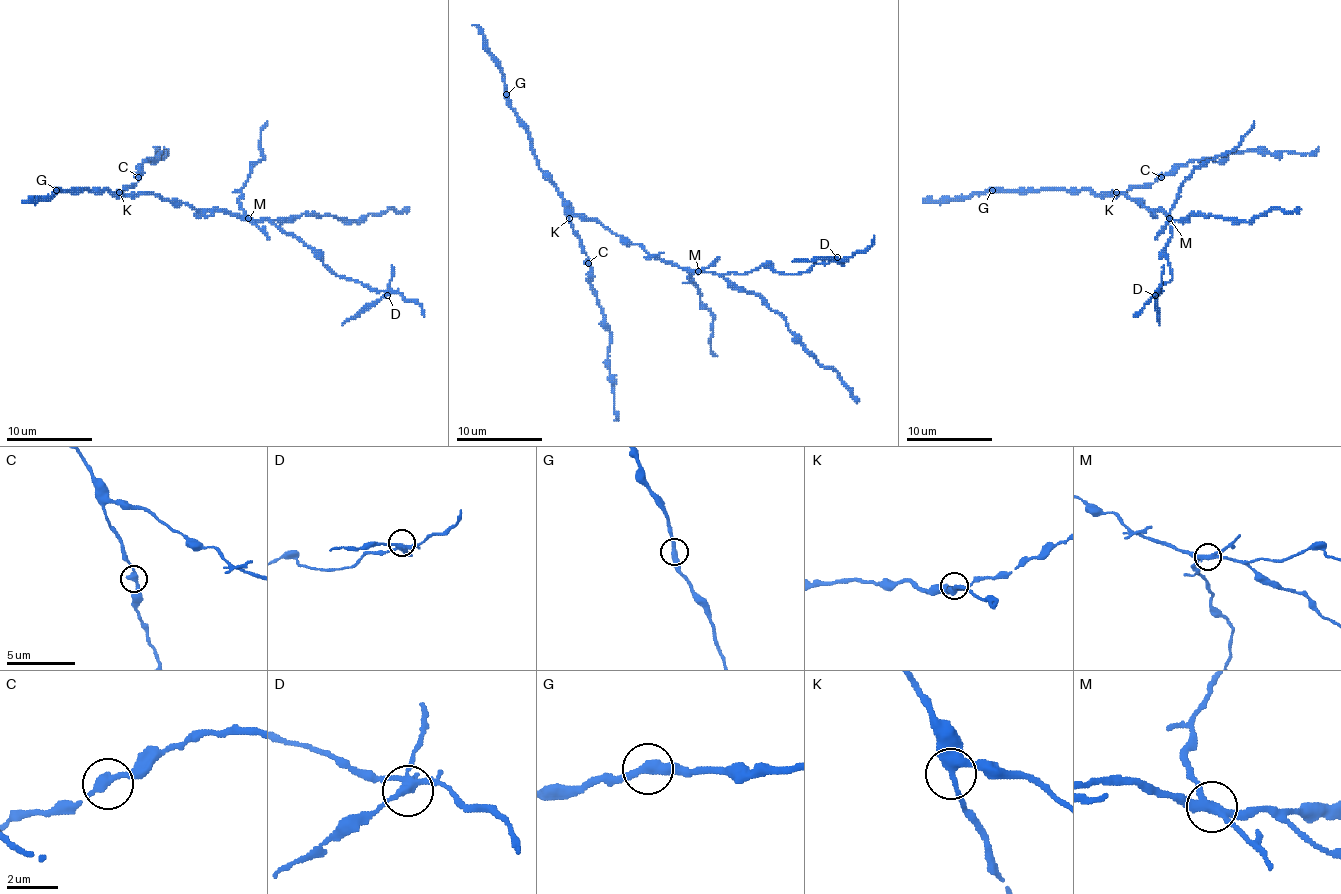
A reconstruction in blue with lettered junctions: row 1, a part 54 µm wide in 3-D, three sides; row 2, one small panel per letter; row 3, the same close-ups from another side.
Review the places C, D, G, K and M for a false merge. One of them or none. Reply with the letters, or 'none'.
M

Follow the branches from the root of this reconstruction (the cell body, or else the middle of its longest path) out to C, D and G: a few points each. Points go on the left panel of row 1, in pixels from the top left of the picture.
C: (183, 203), (162, 200), (153, 194), (119, 194), (125, 188), (132, 188), (138, 177)
D: (183, 203), (196, 209), (222, 209), (230, 216), (271, 220), (310, 246), (338, 276), (357, 280), (387, 295)
G: (183, 203), (162, 200), (153, 194), (56, 190)

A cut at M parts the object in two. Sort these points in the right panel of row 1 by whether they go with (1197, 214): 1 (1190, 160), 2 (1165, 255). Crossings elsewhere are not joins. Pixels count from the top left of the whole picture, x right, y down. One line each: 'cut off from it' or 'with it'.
1: with it
2: with it

